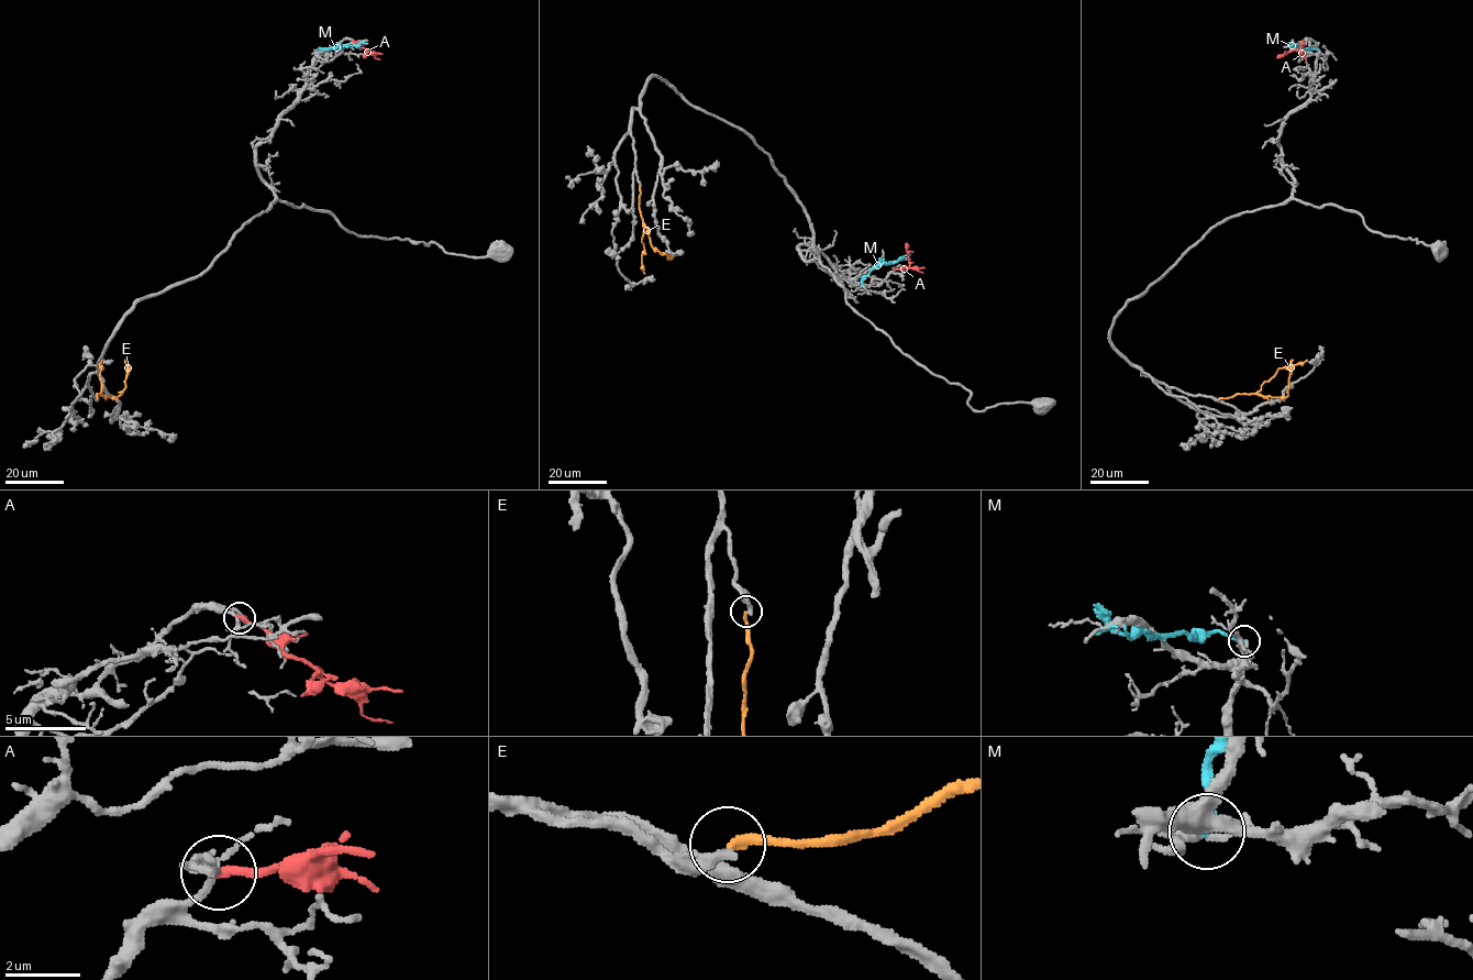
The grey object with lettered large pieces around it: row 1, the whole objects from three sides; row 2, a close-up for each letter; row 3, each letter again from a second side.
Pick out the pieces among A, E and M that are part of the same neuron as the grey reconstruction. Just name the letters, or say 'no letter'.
no letter

